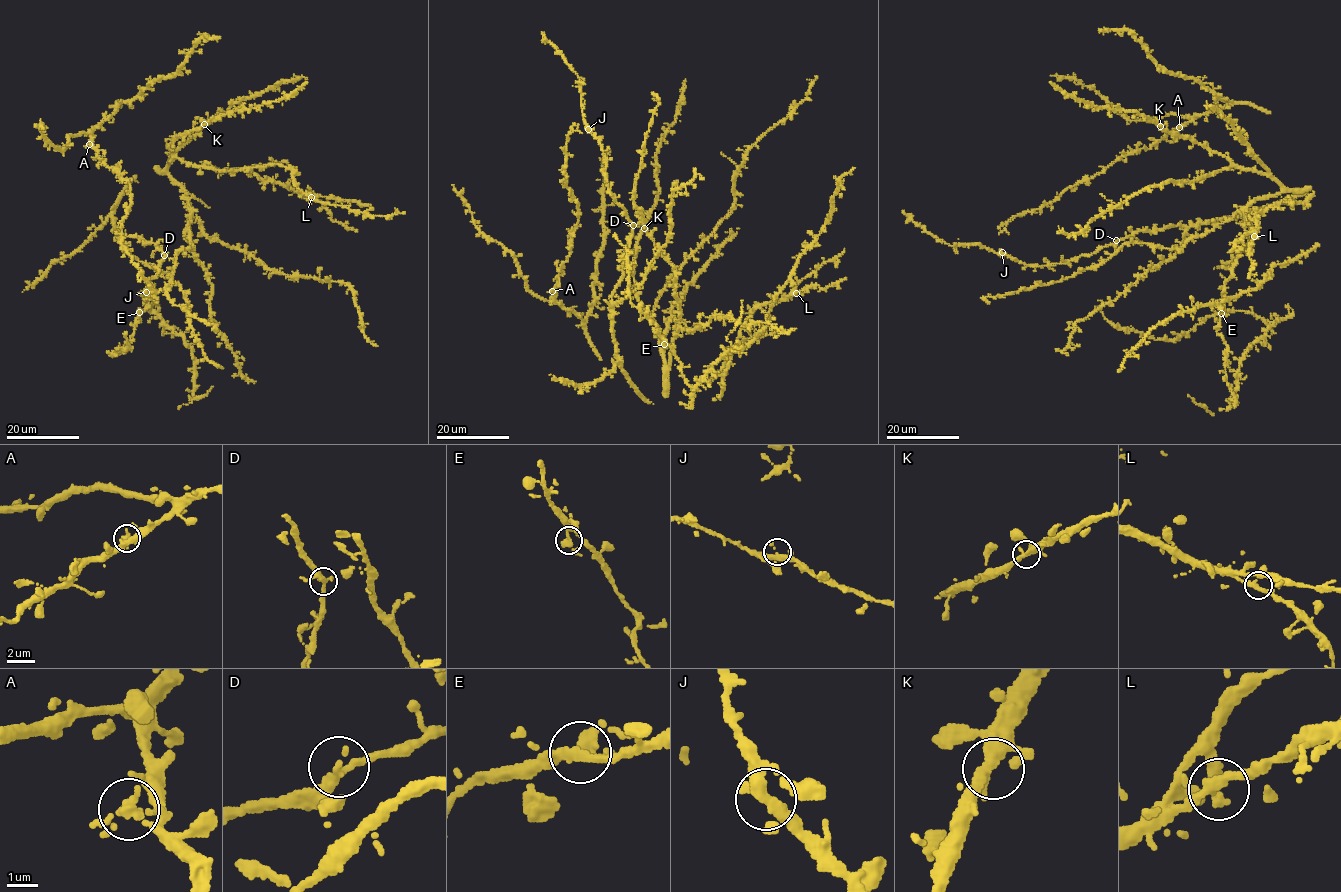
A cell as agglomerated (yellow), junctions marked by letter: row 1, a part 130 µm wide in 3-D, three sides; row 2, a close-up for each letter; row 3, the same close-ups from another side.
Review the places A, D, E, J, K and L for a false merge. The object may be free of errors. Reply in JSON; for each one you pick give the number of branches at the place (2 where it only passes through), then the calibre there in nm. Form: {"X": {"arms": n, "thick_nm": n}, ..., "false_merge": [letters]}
{"false_merge": []}

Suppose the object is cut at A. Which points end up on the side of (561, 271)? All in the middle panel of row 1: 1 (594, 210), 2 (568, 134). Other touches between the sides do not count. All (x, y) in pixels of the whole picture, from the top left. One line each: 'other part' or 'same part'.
1: other part
2: same part

